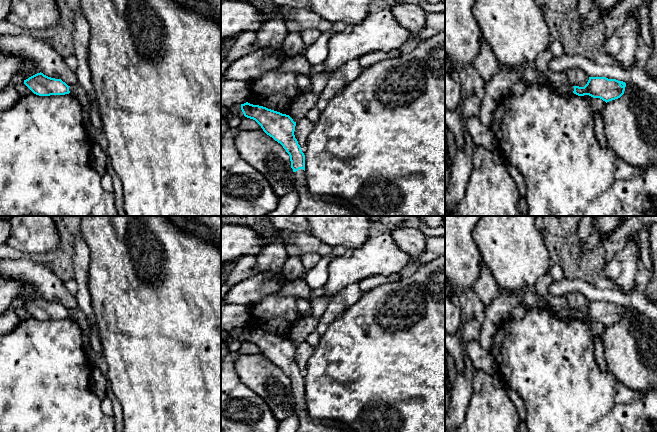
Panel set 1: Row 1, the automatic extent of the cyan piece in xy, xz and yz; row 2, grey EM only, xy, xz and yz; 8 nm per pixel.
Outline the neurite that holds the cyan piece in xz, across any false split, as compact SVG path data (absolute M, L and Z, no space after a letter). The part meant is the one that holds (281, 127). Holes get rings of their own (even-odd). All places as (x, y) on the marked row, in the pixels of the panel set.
M248 102L241 104L241 110L245 117L255 120L267 135L280 143L290 156L299 194L298 206L291 216L358 216L349 208L327 203L308 191L305 155L294 135L296 122L289 115Z

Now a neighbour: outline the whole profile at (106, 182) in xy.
M108 172L102 176L101 185L105 191L113 192L112 178Z

